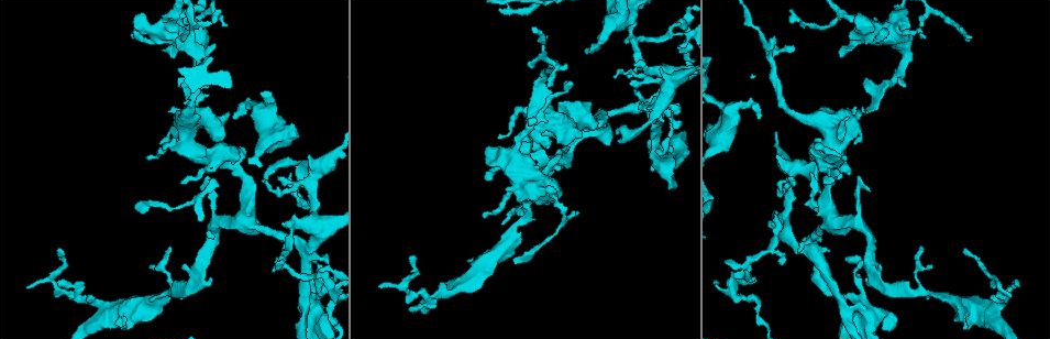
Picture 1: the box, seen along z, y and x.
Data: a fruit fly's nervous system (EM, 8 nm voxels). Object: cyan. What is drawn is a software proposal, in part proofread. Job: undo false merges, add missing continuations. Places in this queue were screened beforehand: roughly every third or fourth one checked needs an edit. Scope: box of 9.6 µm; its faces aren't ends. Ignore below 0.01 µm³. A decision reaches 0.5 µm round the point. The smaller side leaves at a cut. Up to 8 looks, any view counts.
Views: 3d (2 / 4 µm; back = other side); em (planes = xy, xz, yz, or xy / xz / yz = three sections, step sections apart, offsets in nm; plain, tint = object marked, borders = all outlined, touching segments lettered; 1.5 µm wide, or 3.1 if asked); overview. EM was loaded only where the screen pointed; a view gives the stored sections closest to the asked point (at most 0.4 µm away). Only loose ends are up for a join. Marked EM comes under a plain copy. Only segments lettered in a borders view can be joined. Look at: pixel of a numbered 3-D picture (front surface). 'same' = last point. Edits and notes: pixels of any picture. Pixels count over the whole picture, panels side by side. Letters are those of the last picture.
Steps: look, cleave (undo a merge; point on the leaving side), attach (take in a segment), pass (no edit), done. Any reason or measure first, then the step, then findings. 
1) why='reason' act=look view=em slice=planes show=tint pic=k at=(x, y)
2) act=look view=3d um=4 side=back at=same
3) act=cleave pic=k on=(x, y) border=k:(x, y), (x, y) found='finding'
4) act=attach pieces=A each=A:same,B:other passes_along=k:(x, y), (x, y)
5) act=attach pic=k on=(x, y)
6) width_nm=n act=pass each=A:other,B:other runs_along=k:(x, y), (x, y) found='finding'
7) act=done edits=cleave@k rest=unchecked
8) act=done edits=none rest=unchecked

why='a fork' act=look view=em um=3.1 slice=yz step=8 show=tint pic=1 at=(859, 113)

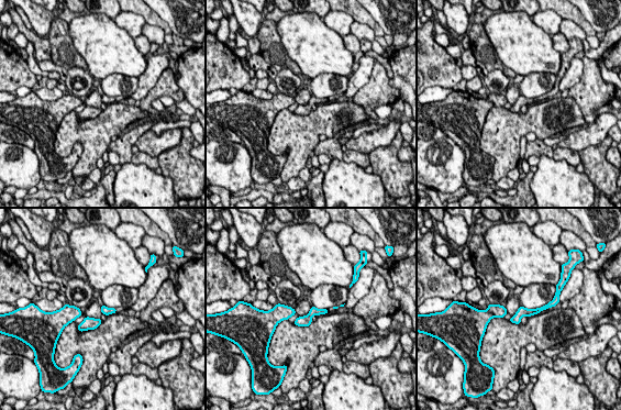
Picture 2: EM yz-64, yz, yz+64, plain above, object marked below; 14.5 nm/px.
act=look view=em um=3.1 slice=planes show=borders at=same

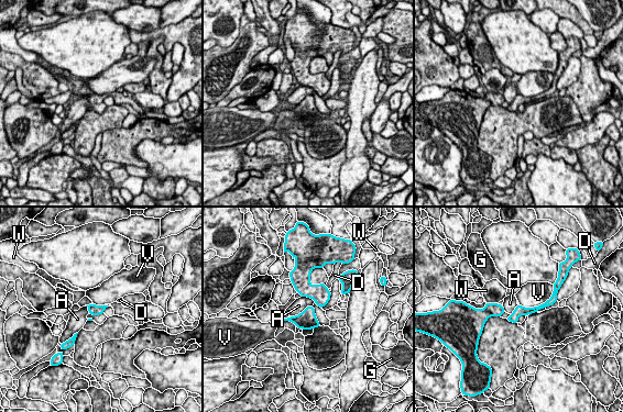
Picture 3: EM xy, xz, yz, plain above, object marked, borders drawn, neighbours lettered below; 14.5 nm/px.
width_nm=140 act=pass each=A:other,D:other,G:other,V:other,W:other runs_along=3:(549, 302), (518, 311), (511, 319) found='continuous, no second neuron'

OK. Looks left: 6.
why='tapers out' act=look view=3d um=4 pic=1 at=(969, 39)

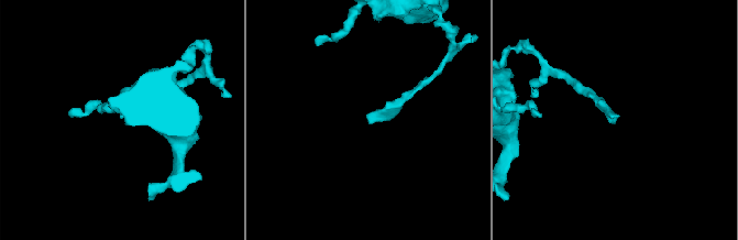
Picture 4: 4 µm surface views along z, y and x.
act=look view=em slice=xy step=4 show=tint pic=4 at=(121, 116)

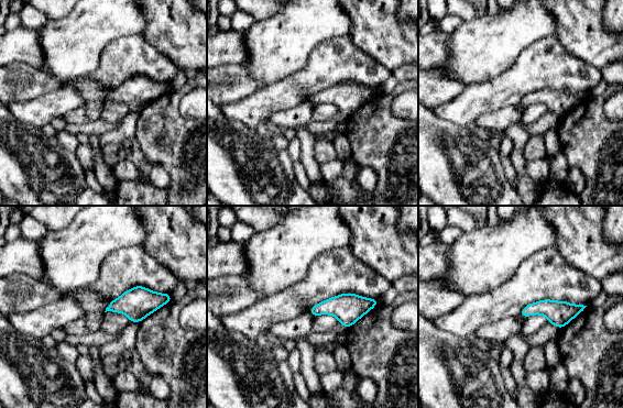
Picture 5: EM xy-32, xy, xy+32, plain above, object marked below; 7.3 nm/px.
act=look view=em slice=planes show=borders at=same

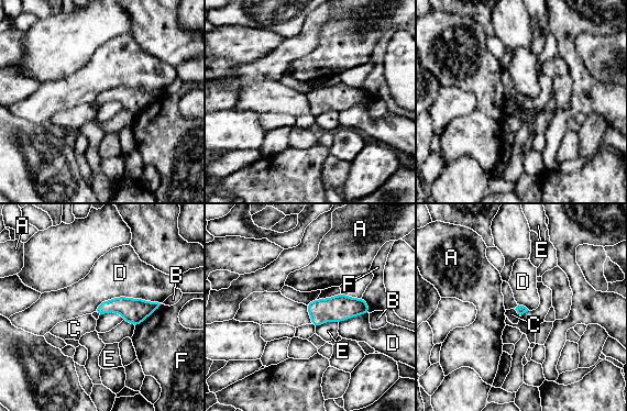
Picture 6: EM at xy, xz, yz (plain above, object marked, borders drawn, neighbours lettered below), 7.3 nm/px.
act=pass each=A:other,B:other,C:other,D:other,E:other,F:other border=6:(162, 303), (116, 297), (94, 311) found='none of them fits'

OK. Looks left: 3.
act=look view=em slice=yz step=8 show=borders pic=1 at=(636, 92)

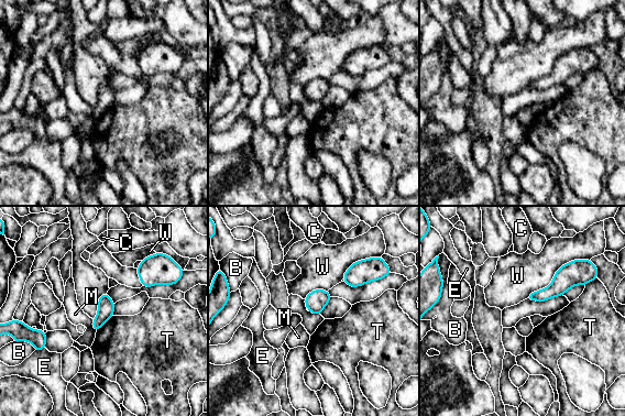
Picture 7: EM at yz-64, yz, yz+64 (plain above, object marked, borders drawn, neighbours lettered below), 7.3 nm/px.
width_nm=130 act=pass each=B:other,C:other,E:other,M:other,T:other,W:other border=7:(113, 316), (96, 332) found='no lettered segment goes on from it'

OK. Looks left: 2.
act=done edits=none rest=unchecked

